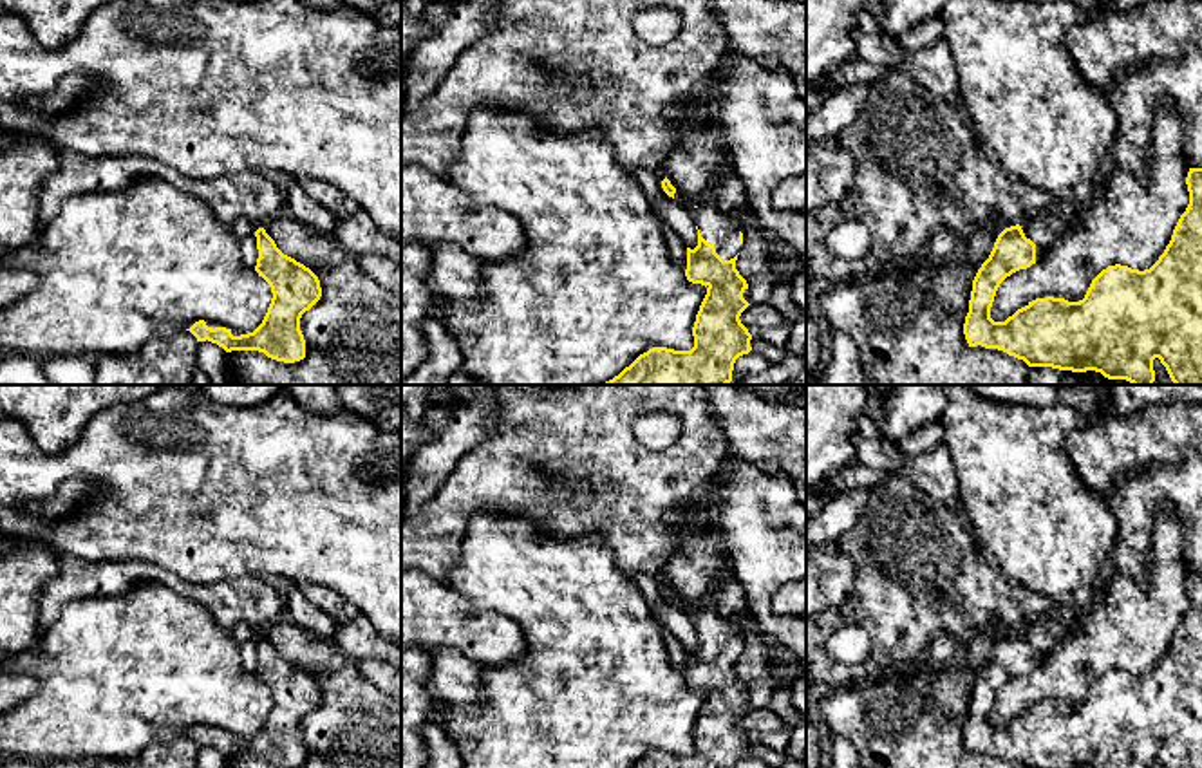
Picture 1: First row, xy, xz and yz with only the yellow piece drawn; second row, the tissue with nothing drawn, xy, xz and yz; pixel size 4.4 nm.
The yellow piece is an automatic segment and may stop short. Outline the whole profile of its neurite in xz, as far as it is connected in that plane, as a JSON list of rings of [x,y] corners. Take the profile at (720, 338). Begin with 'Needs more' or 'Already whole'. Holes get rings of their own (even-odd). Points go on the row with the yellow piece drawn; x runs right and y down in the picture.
Needs more. [[[703,202],[694,211],[698,246],[694,249],[687,248],[685,276],[689,282],[707,287],[692,327],[694,347],[690,351],[653,347],[602,385],[728,385],[732,381],[736,360],[752,351],[752,334],[739,320],[750,305],[743,298],[748,284],[736,269],[743,244],[739,219],[737,213],[719,211],[712,202]]]

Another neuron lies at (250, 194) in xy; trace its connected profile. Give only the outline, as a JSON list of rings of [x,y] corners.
[[[61,148],[58,170],[40,188],[40,224],[56,219],[63,201],[72,195],[119,192],[143,177],[164,181],[199,197],[228,226],[239,217],[248,217],[258,229],[286,213],[282,192],[262,172],[240,170],[213,179],[188,179],[174,168],[143,157],[90,157]]]

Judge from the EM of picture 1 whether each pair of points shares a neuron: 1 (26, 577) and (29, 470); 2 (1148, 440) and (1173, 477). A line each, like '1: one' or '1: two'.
1: two
2: two

